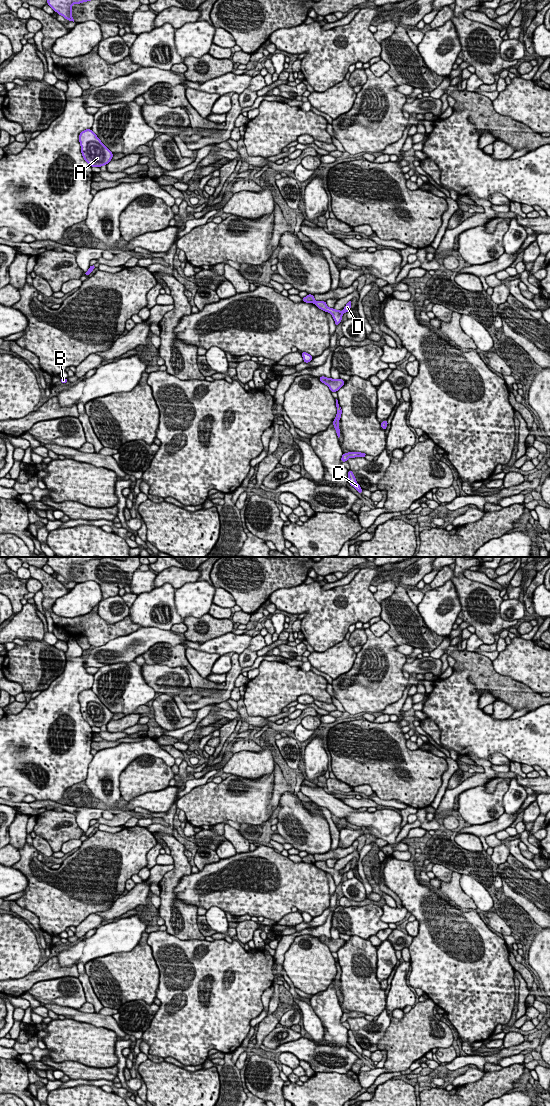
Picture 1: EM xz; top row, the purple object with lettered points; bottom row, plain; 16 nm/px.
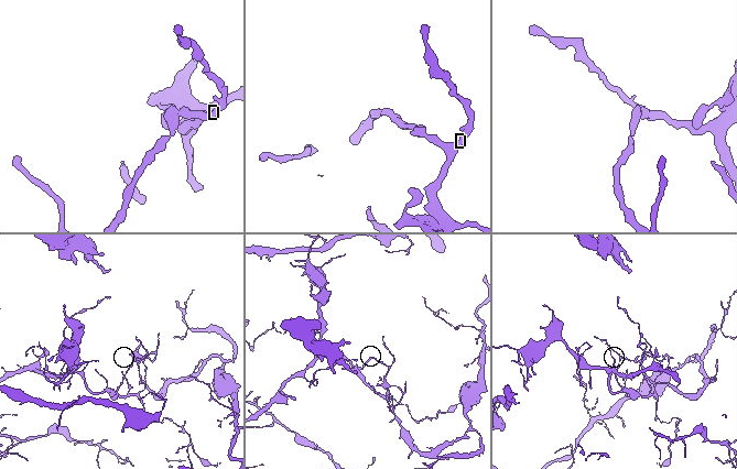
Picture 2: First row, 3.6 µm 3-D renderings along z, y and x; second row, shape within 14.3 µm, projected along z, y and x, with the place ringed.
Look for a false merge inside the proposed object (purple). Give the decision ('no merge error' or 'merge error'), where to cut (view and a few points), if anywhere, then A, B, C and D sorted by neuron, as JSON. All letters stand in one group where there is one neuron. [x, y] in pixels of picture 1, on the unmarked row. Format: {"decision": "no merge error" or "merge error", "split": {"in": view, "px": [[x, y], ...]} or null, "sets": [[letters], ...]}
{"decision": "merge error", "split": {"in": "xz", "px": [[316, 861], [314, 863]]}, "sets": [["A", "B", "C"], ["D"]]}

